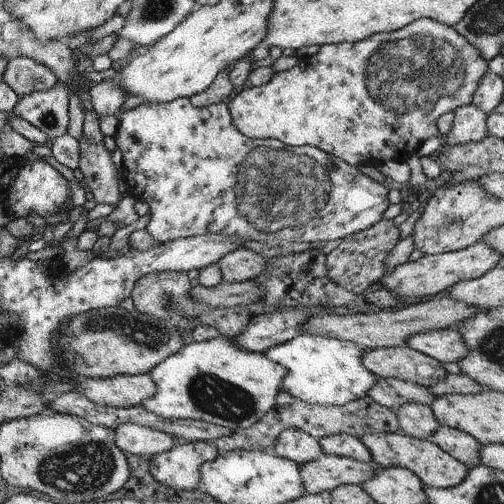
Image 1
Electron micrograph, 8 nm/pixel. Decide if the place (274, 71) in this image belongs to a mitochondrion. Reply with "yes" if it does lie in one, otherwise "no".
no

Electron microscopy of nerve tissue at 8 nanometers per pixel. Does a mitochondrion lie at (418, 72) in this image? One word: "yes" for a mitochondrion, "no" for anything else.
yes

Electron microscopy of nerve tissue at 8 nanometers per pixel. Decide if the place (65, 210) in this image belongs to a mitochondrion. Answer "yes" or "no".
no

